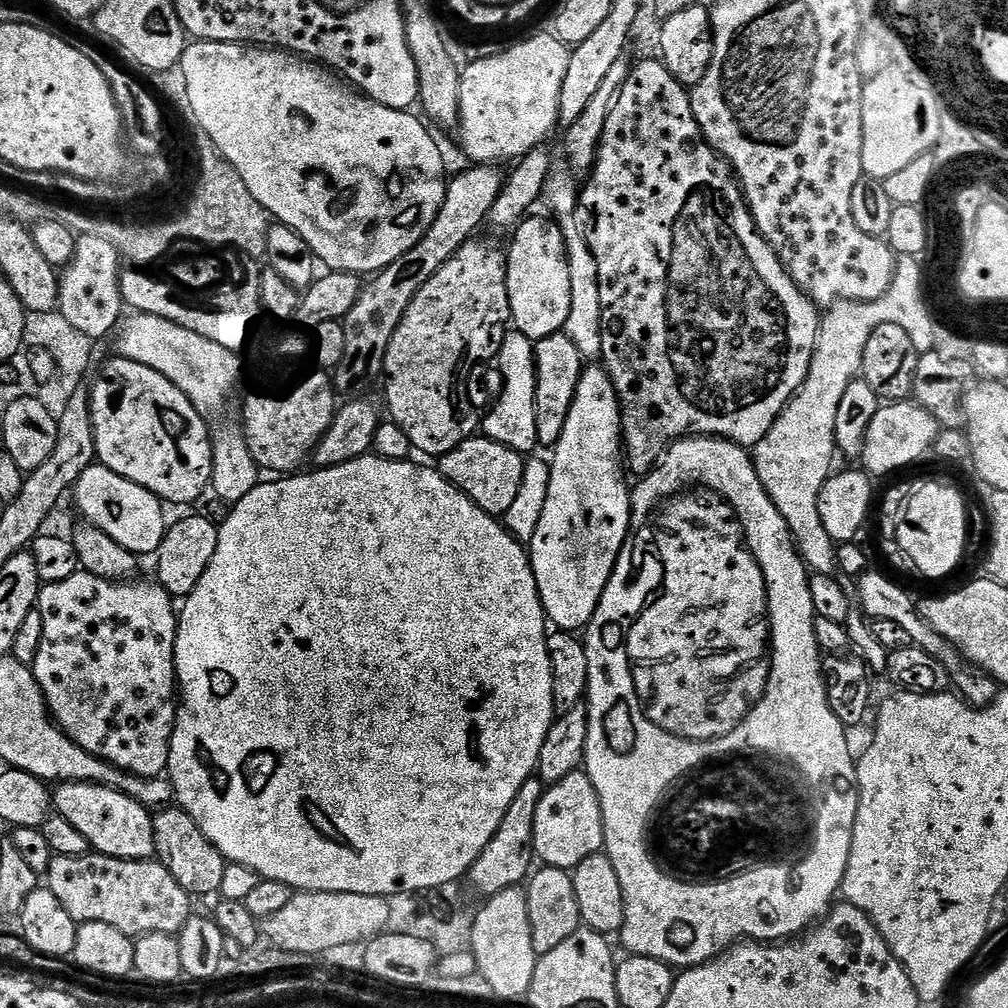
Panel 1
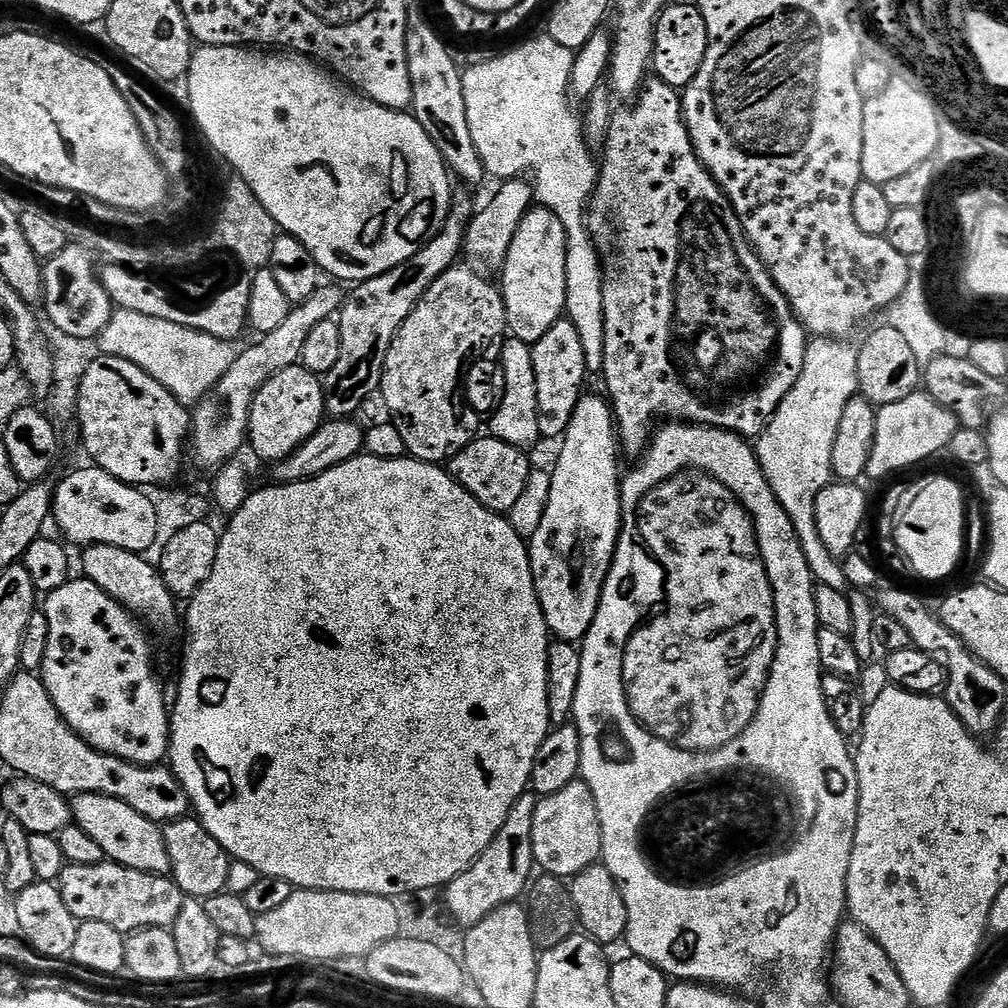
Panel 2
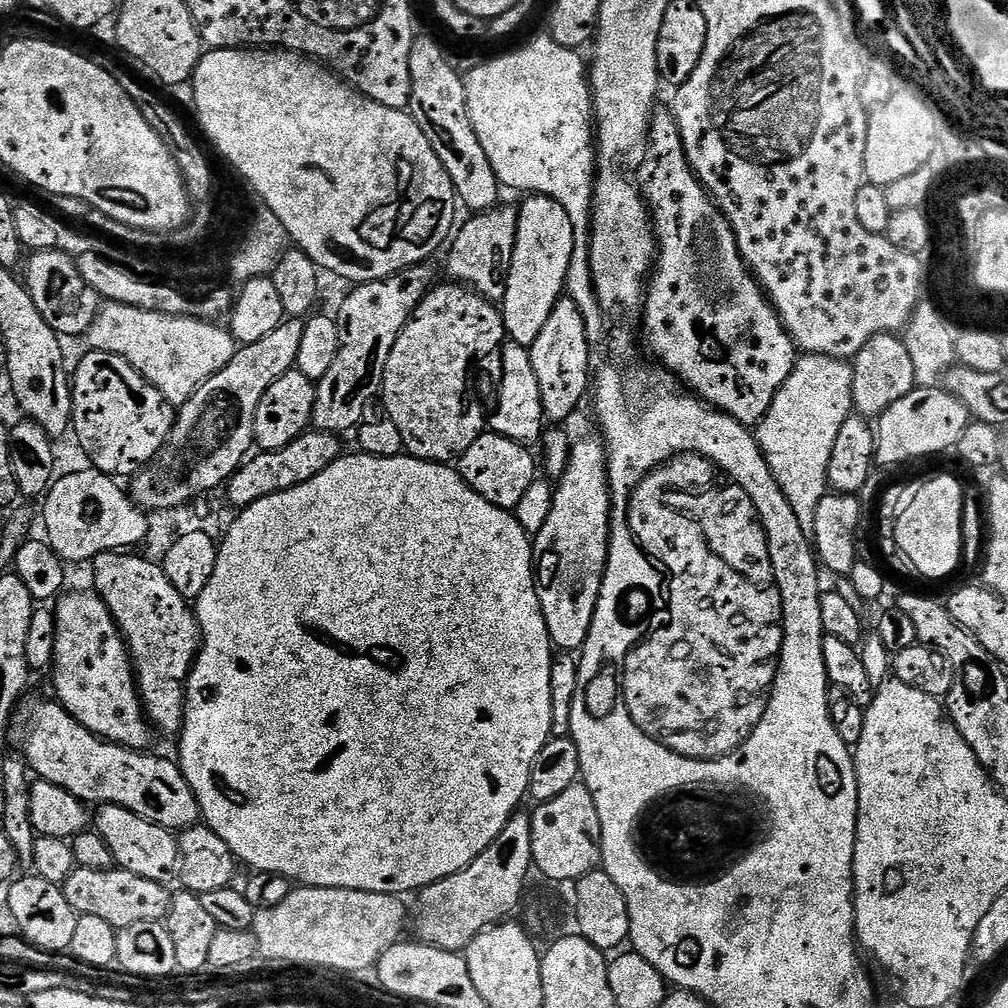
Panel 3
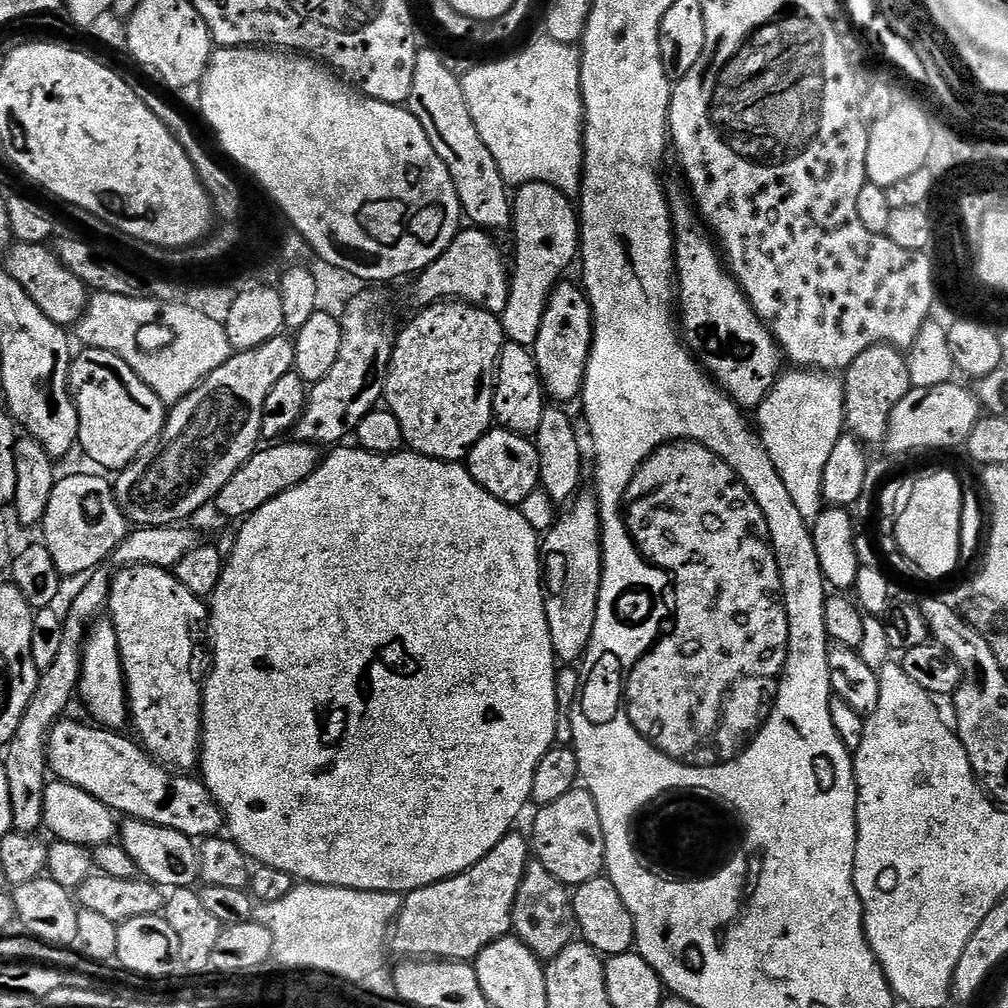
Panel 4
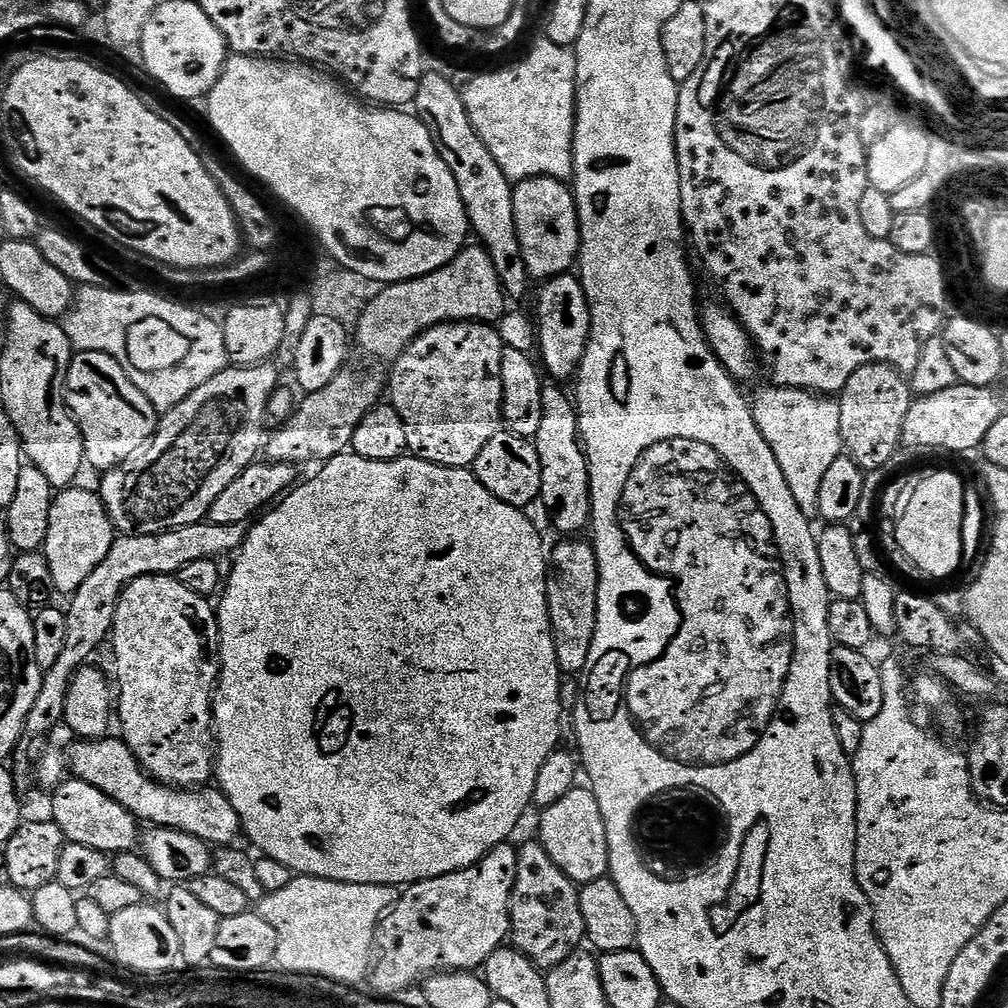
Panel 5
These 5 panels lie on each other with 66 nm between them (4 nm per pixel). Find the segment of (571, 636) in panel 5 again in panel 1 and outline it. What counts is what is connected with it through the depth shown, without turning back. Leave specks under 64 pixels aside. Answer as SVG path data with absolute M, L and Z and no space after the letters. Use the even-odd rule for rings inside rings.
M588 366L581 371L580 381L574 390L574 400L570 406L570 414L566 414L566 426L562 426L562 434L554 445L553 452L556 453L550 456L550 463L552 465L552 469L550 470L550 490L546 494L546 507L542 510L542 519L538 522L538 530L534 530L534 538L530 545L530 559L532 561L532 569L534 570L534 578L538 582L538 594L544 607L545 617L559 631L576 634L587 628L589 622L592 621L594 610L598 610L598 602L610 582L612 571L618 562L622 546L626 542L629 532L632 531L632 494L630 484L624 481L626 472L622 467L620 399L617 398L616 391L612 385L612 379L609 378L608 371L603 366Z

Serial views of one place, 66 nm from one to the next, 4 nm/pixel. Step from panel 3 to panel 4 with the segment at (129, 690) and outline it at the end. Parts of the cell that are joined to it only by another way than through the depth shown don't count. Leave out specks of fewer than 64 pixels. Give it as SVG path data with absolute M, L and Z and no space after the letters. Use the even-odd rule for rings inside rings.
M101 618L96 621L95 624L92 625L91 628L88 629L88 638L84 641L84 661L82 662L82 666L80 667L80 687L78 689L78 696L84 699L85 704L88 706L88 712L93 716L95 723L99 725L99 727L105 730L120 730L123 729L123 724L127 725L130 720L130 713L128 710L128 685L124 683L124 667L122 666L122 662L120 661L120 647L118 646L118 638L116 637L116 628L112 625L111 619Z

